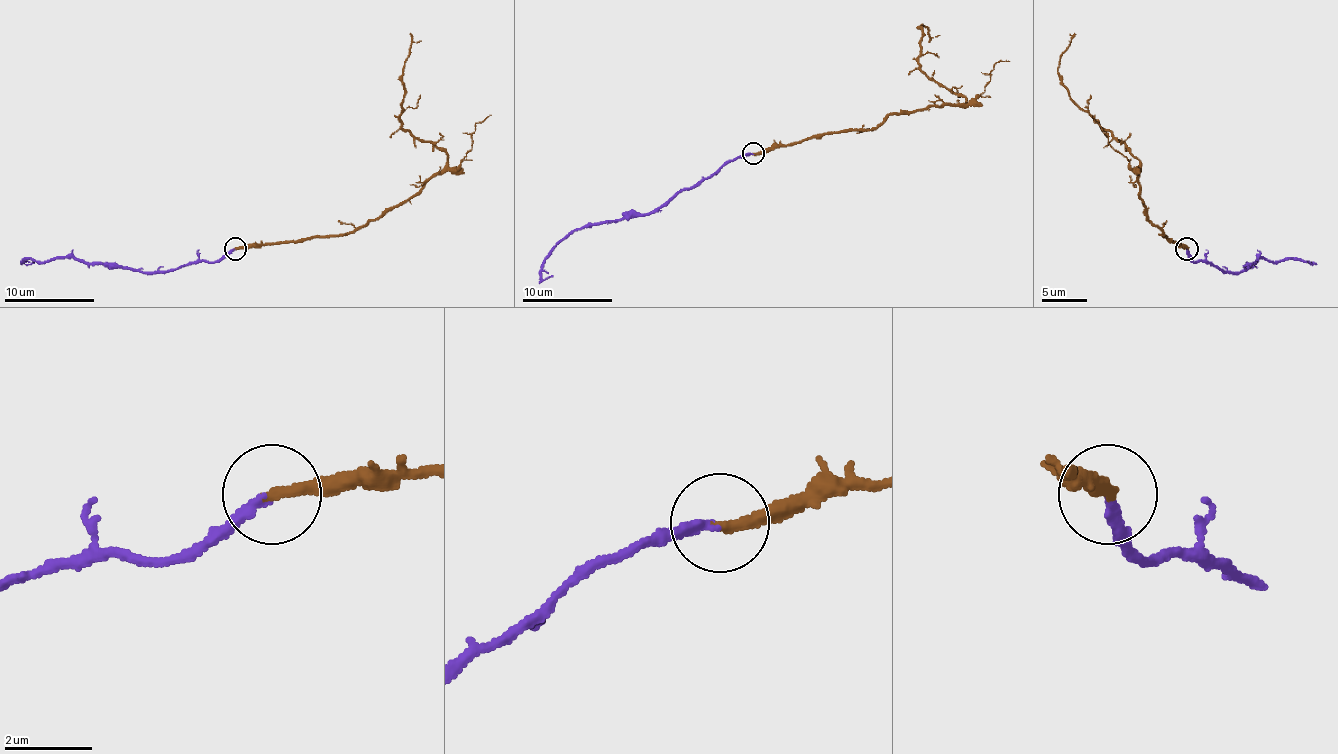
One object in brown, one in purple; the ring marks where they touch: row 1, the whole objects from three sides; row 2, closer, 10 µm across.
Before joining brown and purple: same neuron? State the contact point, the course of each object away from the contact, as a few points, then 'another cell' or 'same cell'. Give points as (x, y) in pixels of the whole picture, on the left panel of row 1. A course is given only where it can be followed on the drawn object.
(235, 248) | brown via (234, 248), (355, 232), (414, 196), (447, 162), (445, 154), (403, 129), (403, 66), (409, 52), (409, 32) | purple via (234, 248), (214, 261), (192, 261), (174, 270), (144, 272), (55, 257), (46, 261), (25, 259), (21, 264) | same cell

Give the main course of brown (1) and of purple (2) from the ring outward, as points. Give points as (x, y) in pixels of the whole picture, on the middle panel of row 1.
1: (753, 152), (831, 132), (874, 130), (890, 114), (966, 105), (964, 96), (921, 69), (921, 24), (928, 40)
2: (753, 152), (726, 161), (647, 213), (627, 213), (618, 220), (573, 229), (544, 260), (539, 283)

